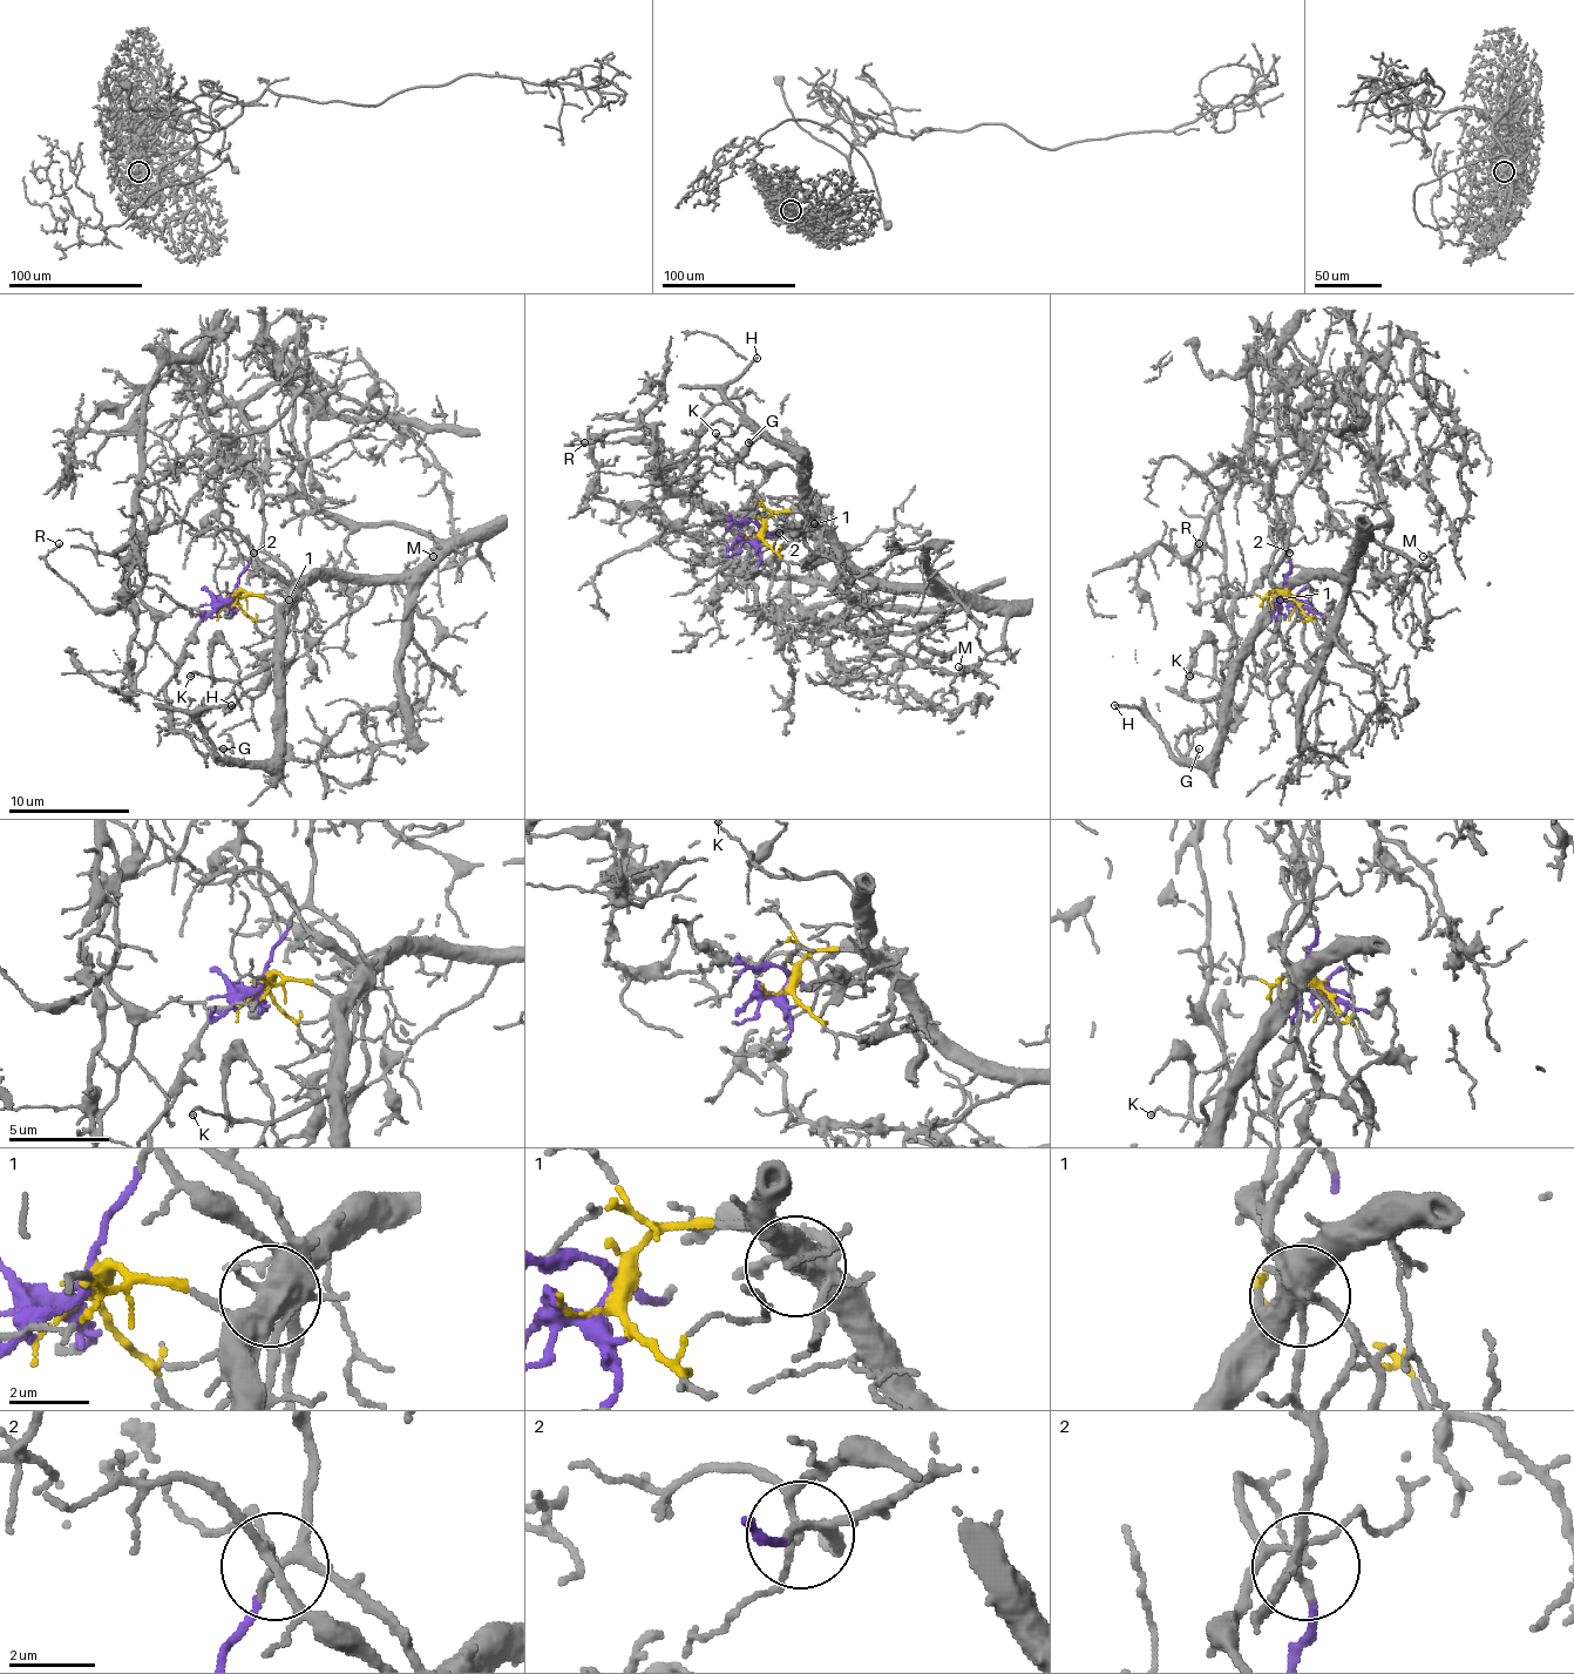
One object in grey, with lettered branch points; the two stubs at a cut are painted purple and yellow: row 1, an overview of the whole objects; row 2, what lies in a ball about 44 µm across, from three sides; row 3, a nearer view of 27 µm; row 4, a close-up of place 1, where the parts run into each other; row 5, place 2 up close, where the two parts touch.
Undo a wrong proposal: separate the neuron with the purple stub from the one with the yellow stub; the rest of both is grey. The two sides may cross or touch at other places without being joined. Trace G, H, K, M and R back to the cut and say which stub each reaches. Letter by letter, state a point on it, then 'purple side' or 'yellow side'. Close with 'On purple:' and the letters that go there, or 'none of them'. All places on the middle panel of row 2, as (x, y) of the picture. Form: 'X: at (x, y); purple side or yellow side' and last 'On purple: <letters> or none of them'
G: at (748, 442); yellow side
H: at (757, 358); yellow side
K: at (716, 433); yellow side
M: at (958, 666); yellow side
R: at (584, 442); purple side
On purple: R

